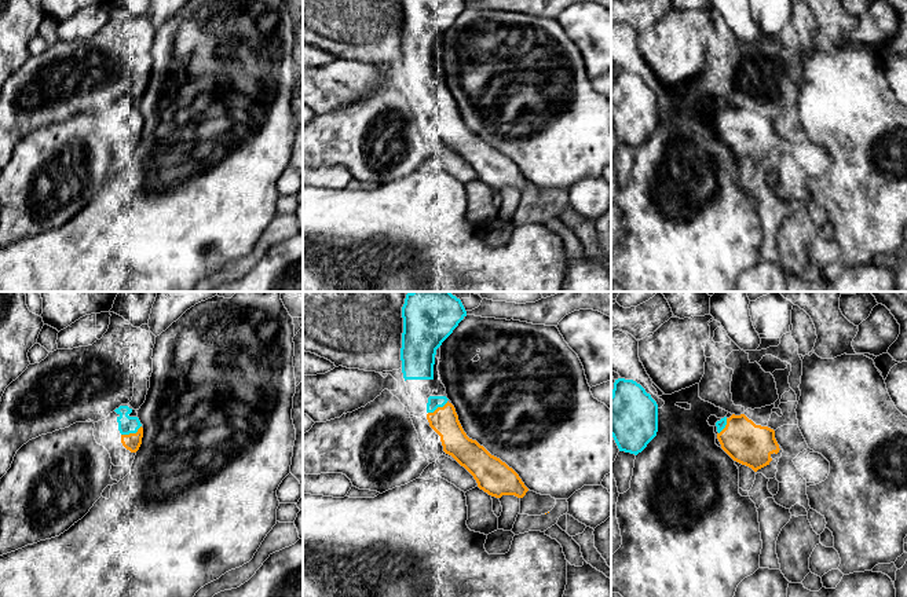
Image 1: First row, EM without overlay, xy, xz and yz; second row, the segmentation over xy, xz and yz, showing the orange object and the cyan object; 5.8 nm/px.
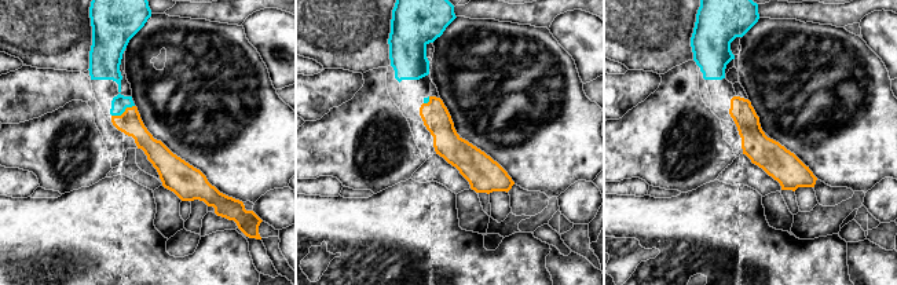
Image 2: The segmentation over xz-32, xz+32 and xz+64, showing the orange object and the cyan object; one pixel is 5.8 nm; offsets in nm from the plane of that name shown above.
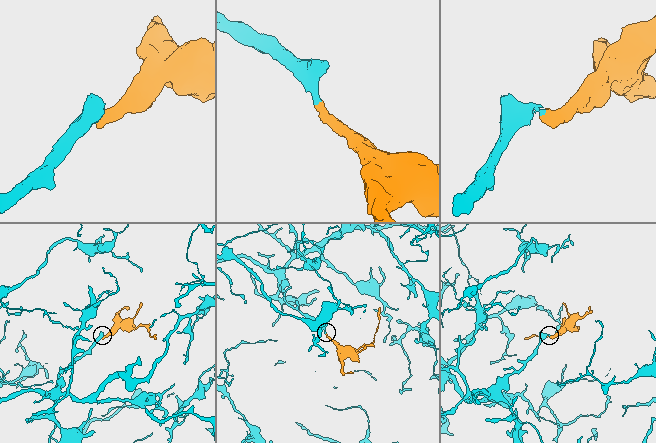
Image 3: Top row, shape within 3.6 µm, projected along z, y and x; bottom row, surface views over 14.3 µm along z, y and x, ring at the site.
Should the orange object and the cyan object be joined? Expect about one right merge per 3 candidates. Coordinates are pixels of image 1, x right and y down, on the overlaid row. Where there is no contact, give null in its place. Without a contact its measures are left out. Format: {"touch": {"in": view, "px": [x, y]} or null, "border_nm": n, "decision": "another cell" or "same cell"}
{"touch": {"in": "xy", "px": [131, 433]}, "border_nm": 130, "decision": "same cell"}

